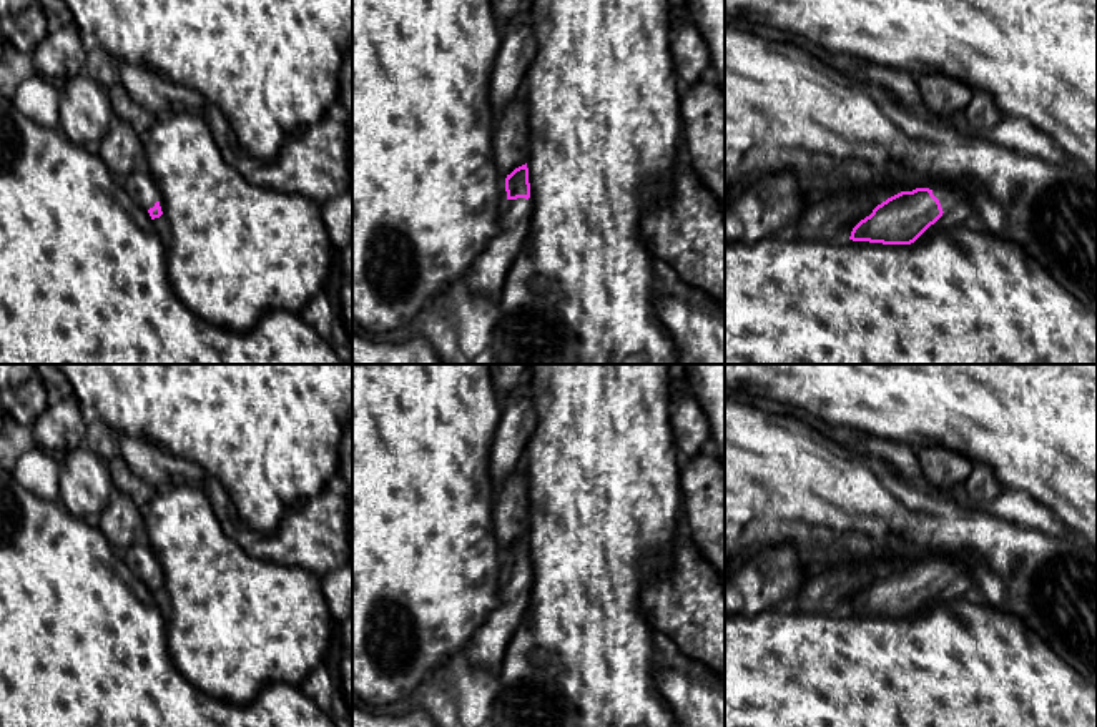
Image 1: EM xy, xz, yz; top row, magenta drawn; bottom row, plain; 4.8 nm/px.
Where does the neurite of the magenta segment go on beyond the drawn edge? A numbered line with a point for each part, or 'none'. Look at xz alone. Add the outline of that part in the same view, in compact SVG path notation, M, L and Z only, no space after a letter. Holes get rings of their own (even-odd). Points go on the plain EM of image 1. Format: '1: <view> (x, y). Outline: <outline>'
1: xz (487, 647). Outline: M507 572L499 599L500 606L489 614L462 652L470 665L495 677L499 677L507 645L530 599L529 572Z

